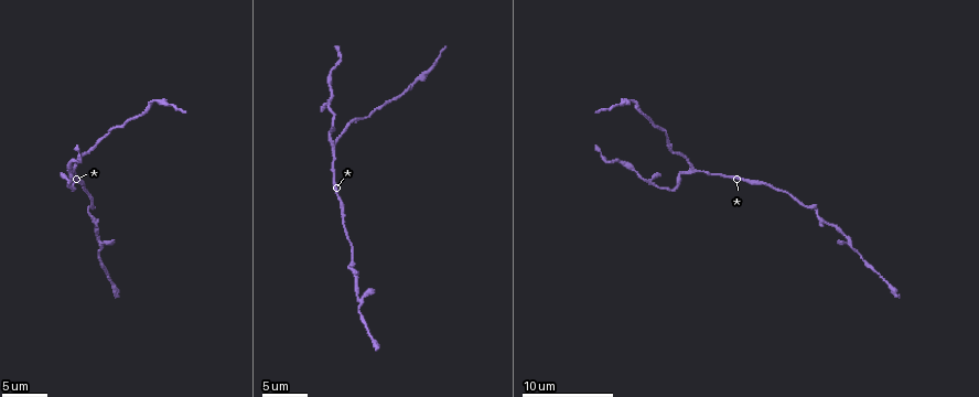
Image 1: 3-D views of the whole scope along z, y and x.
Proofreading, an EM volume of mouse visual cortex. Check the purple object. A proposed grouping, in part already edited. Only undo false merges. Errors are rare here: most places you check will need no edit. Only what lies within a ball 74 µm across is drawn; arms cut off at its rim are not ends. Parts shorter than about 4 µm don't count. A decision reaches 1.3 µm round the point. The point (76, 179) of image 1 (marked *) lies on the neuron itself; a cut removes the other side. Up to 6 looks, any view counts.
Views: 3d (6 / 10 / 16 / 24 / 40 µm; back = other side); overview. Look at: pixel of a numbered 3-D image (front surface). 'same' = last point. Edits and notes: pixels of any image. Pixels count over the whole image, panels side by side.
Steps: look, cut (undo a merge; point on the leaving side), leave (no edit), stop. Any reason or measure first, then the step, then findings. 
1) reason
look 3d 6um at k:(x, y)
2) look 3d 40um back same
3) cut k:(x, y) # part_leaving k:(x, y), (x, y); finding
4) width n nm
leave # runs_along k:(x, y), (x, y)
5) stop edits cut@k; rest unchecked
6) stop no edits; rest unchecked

thick turns thin
look 3d 6um at 1:(70, 161)

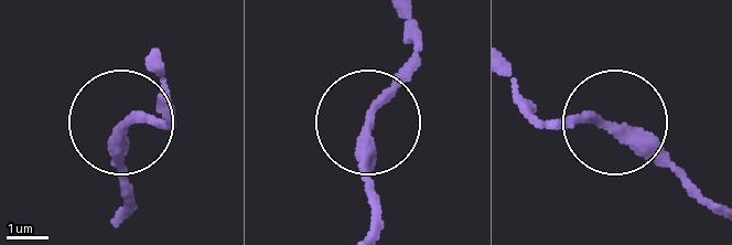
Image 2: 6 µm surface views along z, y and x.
leave # runs_along 2:(125, 217), (118, 123), (171, 119); continuous, no second neuron

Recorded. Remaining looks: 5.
branch point
look 3d 6um at 1:(336, 142)

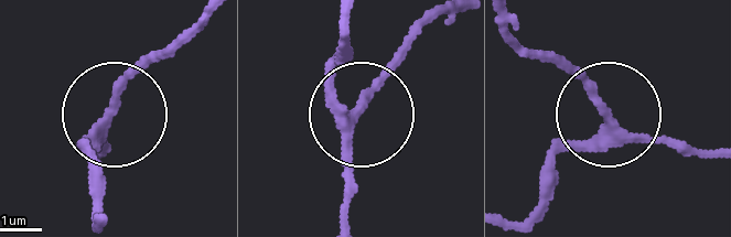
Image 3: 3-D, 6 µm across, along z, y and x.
leave # runs_along 3:(713, 153), (640, 140), (611, 118), (548, 171); all the same neuron

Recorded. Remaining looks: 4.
thin neck
look 3d 10um at 1:(89, 213)

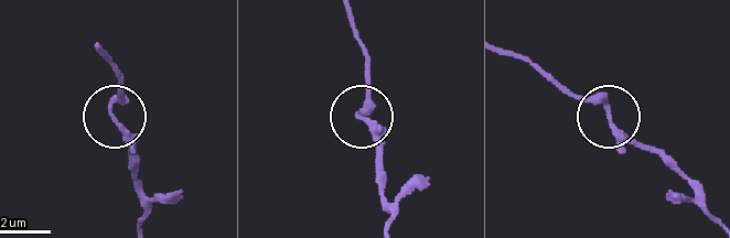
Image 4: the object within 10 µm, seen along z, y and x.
leave # runs_along 4:(507, 51), (526, 57), (577, 95), (596, 99), (651, 152); one neuron here

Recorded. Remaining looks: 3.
stop no edits; rest unchecked

